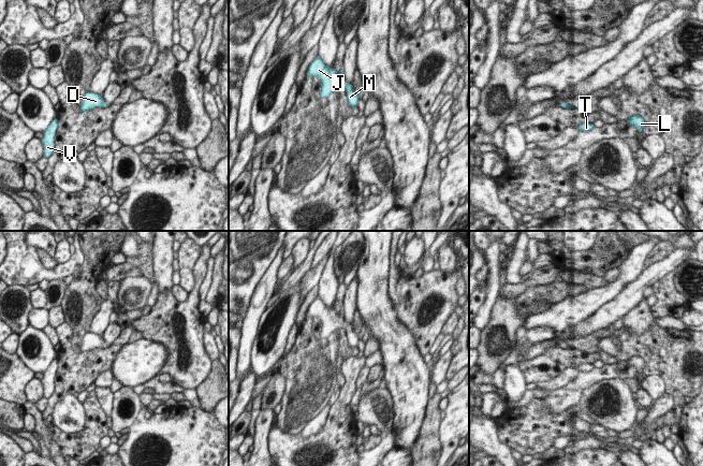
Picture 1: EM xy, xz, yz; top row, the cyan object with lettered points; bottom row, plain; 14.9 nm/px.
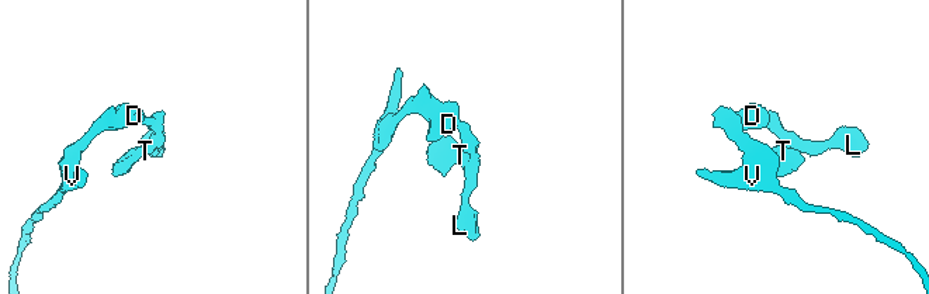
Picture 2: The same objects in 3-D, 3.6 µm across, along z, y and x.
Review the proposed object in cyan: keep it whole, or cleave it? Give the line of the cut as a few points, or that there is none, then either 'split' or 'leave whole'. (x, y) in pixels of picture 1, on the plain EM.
no cut; leave whole

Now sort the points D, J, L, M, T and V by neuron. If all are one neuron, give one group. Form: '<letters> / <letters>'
D J L M T V

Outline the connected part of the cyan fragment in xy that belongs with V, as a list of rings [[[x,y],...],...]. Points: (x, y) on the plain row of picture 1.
[[[55,359],[48,365],[48,368],[43,373],[41,382],[43,384],[43,397],[48,398],[55,391],[55,376],[58,367],[58,360]]]

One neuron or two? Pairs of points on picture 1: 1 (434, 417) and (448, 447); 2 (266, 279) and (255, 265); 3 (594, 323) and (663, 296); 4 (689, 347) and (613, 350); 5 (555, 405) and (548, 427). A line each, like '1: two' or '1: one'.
1: two
2: two
3: two
4: one
5: two

